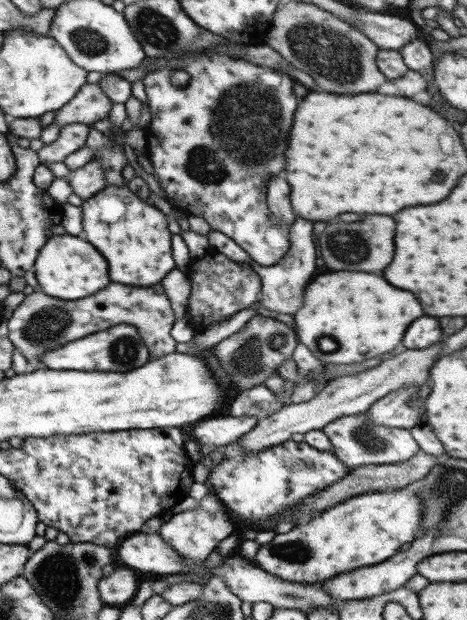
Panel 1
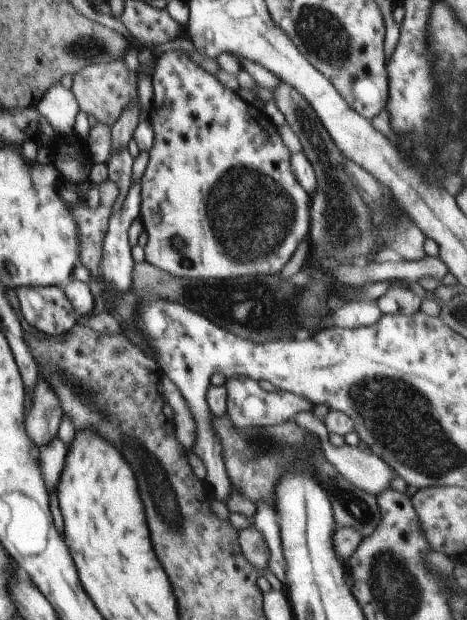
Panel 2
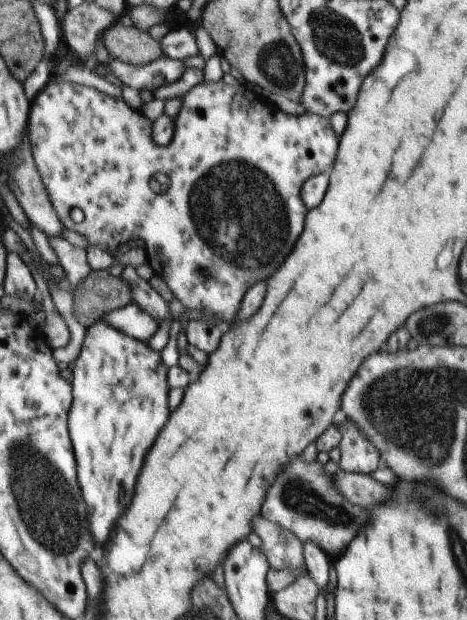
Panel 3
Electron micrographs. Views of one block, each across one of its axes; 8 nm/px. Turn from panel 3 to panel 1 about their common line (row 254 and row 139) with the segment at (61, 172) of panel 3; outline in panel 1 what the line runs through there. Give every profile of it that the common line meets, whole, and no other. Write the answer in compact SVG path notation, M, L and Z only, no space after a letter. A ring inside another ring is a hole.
M210 52L194 58L173 59L165 67L149 71L142 84L150 112L150 121L145 126L147 160L165 199L186 215L204 218L211 229L236 242L259 266L279 262L290 245L289 226L283 226L269 212L265 191L269 177L279 174L285 164L283 150L297 106L297 98L291 92L293 82L266 66ZM174 70L186 72L188 83L182 87L171 86L170 76Z

